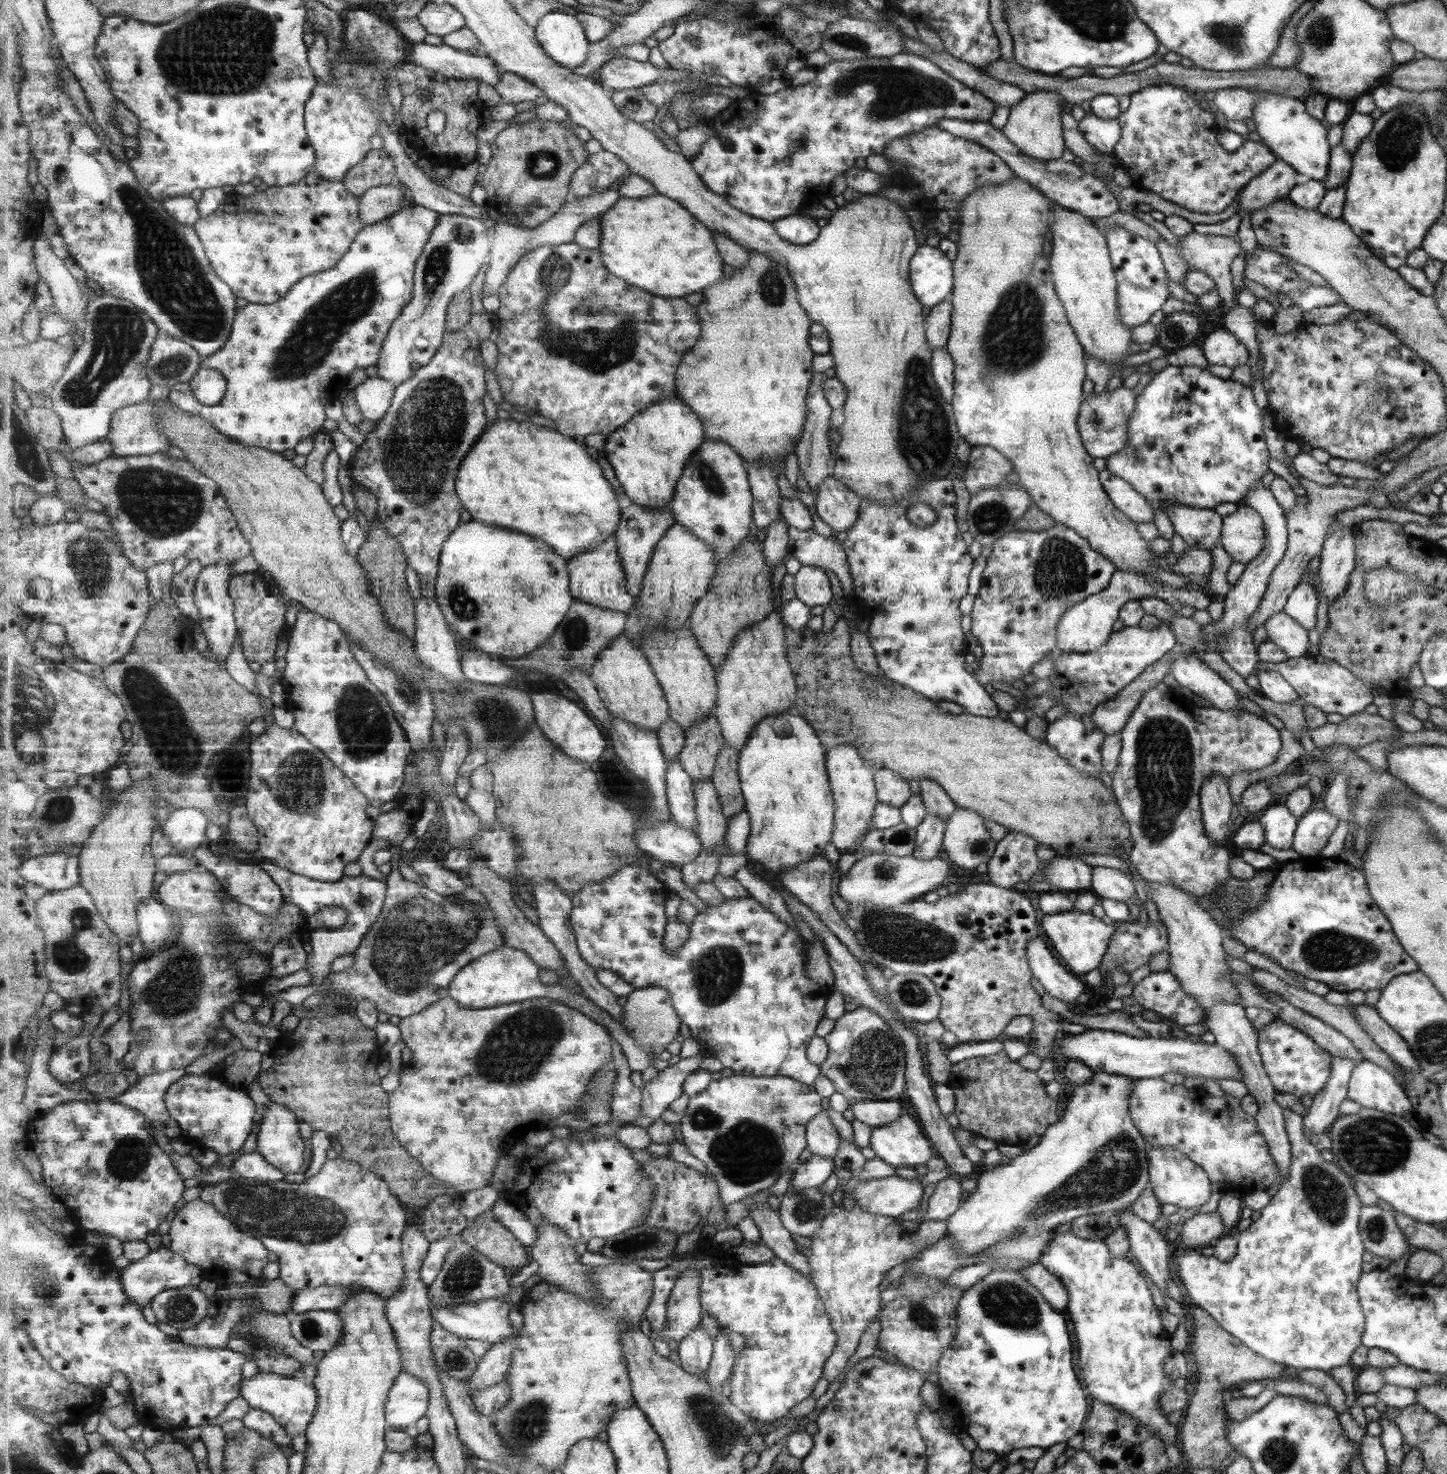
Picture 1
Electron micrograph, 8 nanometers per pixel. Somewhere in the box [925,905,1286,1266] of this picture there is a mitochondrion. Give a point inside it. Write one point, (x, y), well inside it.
(1116, 1167)

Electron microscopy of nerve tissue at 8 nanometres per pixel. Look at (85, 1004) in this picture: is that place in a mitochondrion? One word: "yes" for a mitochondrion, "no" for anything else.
no

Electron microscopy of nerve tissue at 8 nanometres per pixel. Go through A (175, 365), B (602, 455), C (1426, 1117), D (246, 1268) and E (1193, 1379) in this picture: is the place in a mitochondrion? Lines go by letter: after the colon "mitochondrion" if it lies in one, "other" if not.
A: mitochondrion
B: other
C: mitochondrion
D: other
E: other

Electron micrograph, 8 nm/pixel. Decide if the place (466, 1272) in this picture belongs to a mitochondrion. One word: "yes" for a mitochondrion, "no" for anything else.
yes

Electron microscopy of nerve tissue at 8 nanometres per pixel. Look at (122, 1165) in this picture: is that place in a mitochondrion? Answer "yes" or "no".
yes

